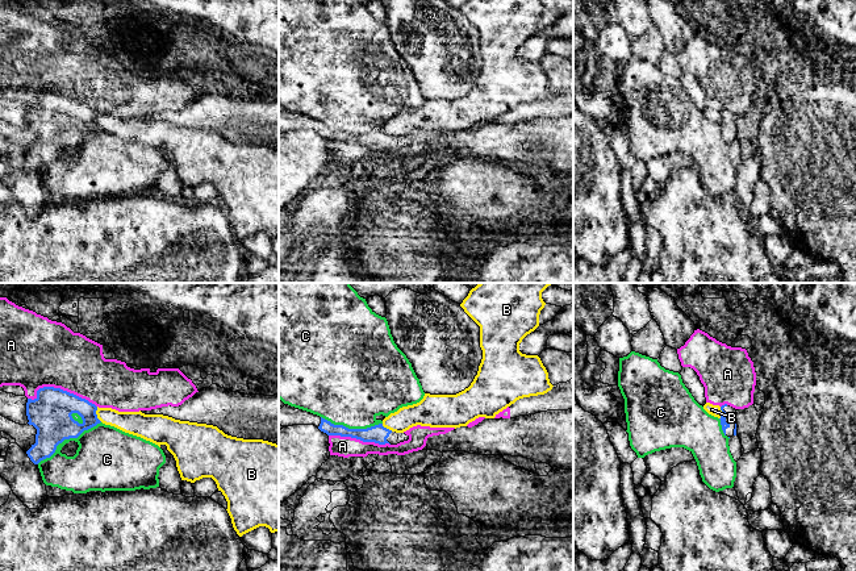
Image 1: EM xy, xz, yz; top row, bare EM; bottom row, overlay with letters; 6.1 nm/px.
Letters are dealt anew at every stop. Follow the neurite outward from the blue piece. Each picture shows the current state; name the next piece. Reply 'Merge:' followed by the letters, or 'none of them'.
Merge: none of them

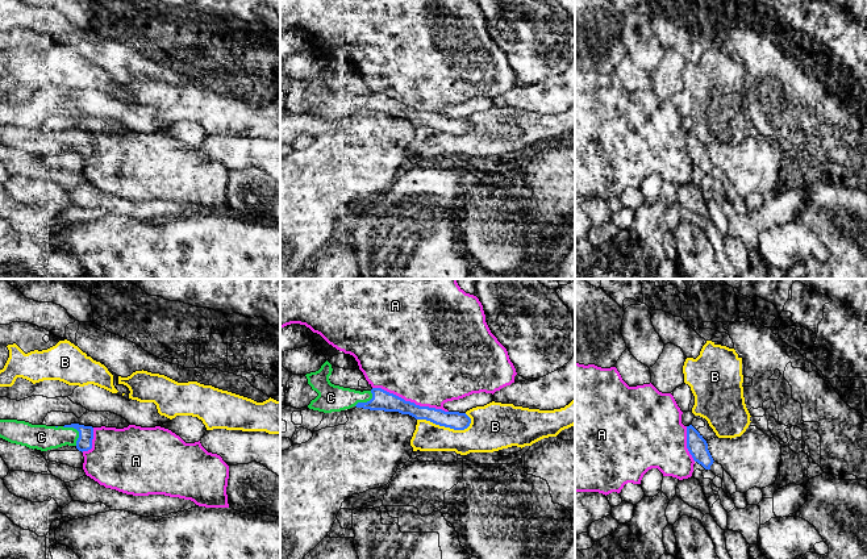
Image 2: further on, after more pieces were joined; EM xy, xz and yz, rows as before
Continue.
Merge: C

